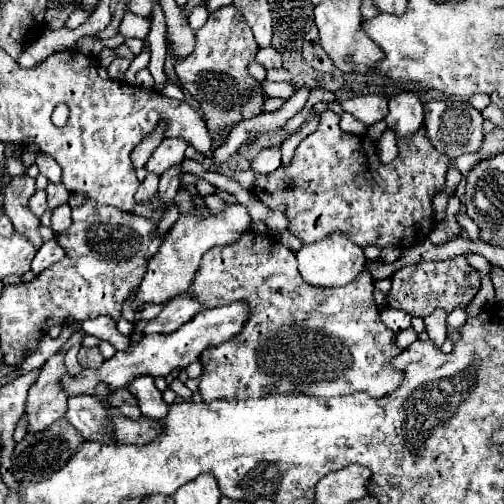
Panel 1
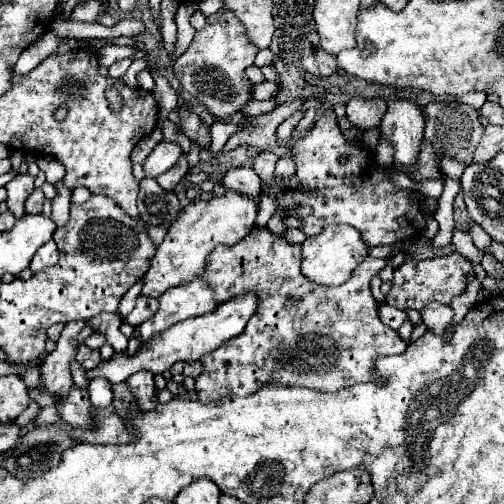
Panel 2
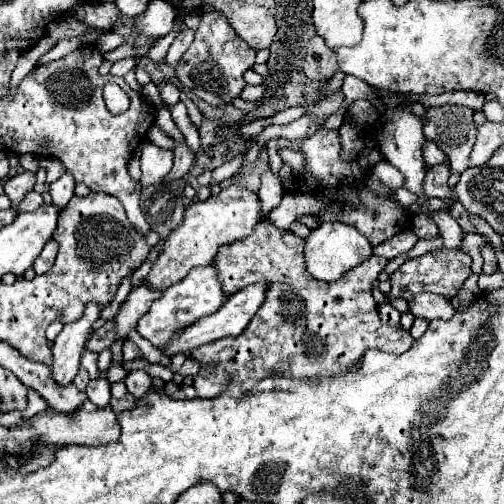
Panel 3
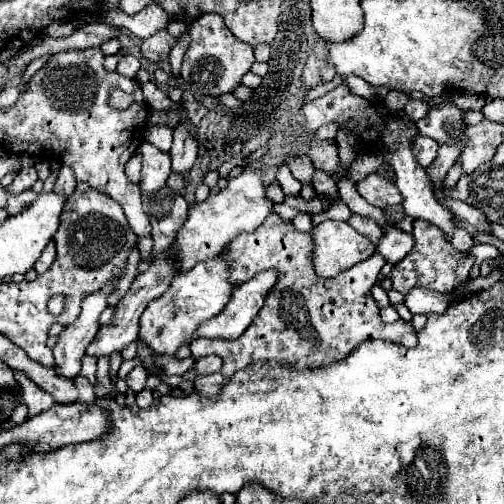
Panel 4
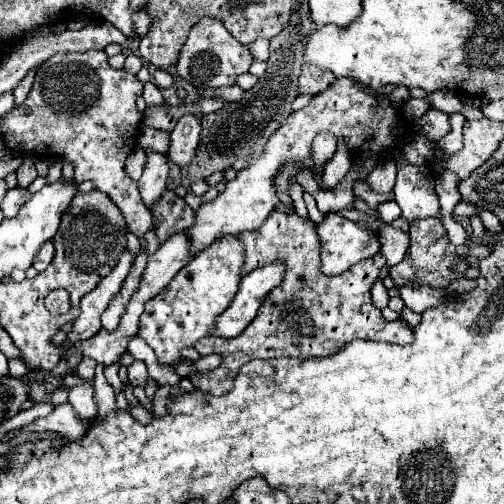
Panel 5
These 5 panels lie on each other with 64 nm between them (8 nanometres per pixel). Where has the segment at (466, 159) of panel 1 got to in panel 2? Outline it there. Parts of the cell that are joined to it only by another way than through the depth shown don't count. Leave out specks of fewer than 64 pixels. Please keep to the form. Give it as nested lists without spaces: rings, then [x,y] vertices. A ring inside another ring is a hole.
[[[442,158],[442,170],[444,170],[444,174],[446,176],[452,176],[452,178],[460,178],[462,176],[462,172],[464,172],[464,168],[466,168],[466,164],[460,164],[458,160],[450,160],[450,158]]]

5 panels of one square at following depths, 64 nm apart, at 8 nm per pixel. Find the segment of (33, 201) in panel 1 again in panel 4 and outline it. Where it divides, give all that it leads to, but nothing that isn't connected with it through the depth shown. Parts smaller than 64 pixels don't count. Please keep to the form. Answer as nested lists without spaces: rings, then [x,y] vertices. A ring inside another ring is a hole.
[[[26,190],[22,194],[8,194],[8,214],[14,216],[14,214],[20,214],[24,208],[28,208],[28,204],[32,204],[32,200],[36,200],[36,192],[34,190]]]

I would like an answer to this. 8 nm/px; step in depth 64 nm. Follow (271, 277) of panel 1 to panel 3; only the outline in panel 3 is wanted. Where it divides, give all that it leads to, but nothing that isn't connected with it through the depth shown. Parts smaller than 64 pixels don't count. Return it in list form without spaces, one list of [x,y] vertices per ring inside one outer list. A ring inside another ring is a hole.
[[[268,220],[256,224],[250,236],[232,244],[224,244],[220,248],[212,266],[216,268],[218,280],[226,290],[226,294],[228,292],[234,294],[244,286],[256,282],[266,282],[268,288],[264,304],[260,306],[260,310],[254,314],[254,318],[240,336],[224,338],[192,352],[192,358],[200,362],[200,372],[194,376],[194,388],[200,398],[220,396],[222,390],[226,390],[226,386],[230,384],[240,392],[250,392],[250,388],[268,374],[282,374],[282,376],[290,374],[292,378],[298,380],[332,378],[350,372],[360,362],[360,356],[364,356],[368,348],[380,348],[382,352],[402,354],[412,346],[414,338],[410,336],[410,332],[402,330],[400,326],[386,326],[380,322],[378,306],[372,298],[372,282],[378,280],[378,274],[388,264],[386,258],[372,254],[362,264],[346,272],[344,278],[340,278],[338,282],[318,282],[310,278],[302,260],[304,260],[304,240],[288,230],[274,228]]]

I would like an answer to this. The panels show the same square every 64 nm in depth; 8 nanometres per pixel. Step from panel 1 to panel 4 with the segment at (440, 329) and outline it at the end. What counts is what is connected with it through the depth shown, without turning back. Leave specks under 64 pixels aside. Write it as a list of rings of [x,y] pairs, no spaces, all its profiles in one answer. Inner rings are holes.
[[[412,288],[406,294],[406,308],[412,314],[444,314],[452,304],[452,296],[426,288]]]

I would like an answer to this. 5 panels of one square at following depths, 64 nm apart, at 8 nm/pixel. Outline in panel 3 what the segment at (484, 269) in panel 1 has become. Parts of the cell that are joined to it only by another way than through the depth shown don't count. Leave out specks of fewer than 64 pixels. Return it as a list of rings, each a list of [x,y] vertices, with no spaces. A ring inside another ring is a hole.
[[[438,210],[438,212],[432,214],[432,218],[434,218],[434,222],[436,222],[438,228],[440,228],[440,234],[442,234],[442,238],[444,238],[444,244],[446,244],[448,248],[460,250],[460,244],[462,244],[462,238],[464,238],[466,232],[452,220],[452,216],[450,216],[448,212]]]

